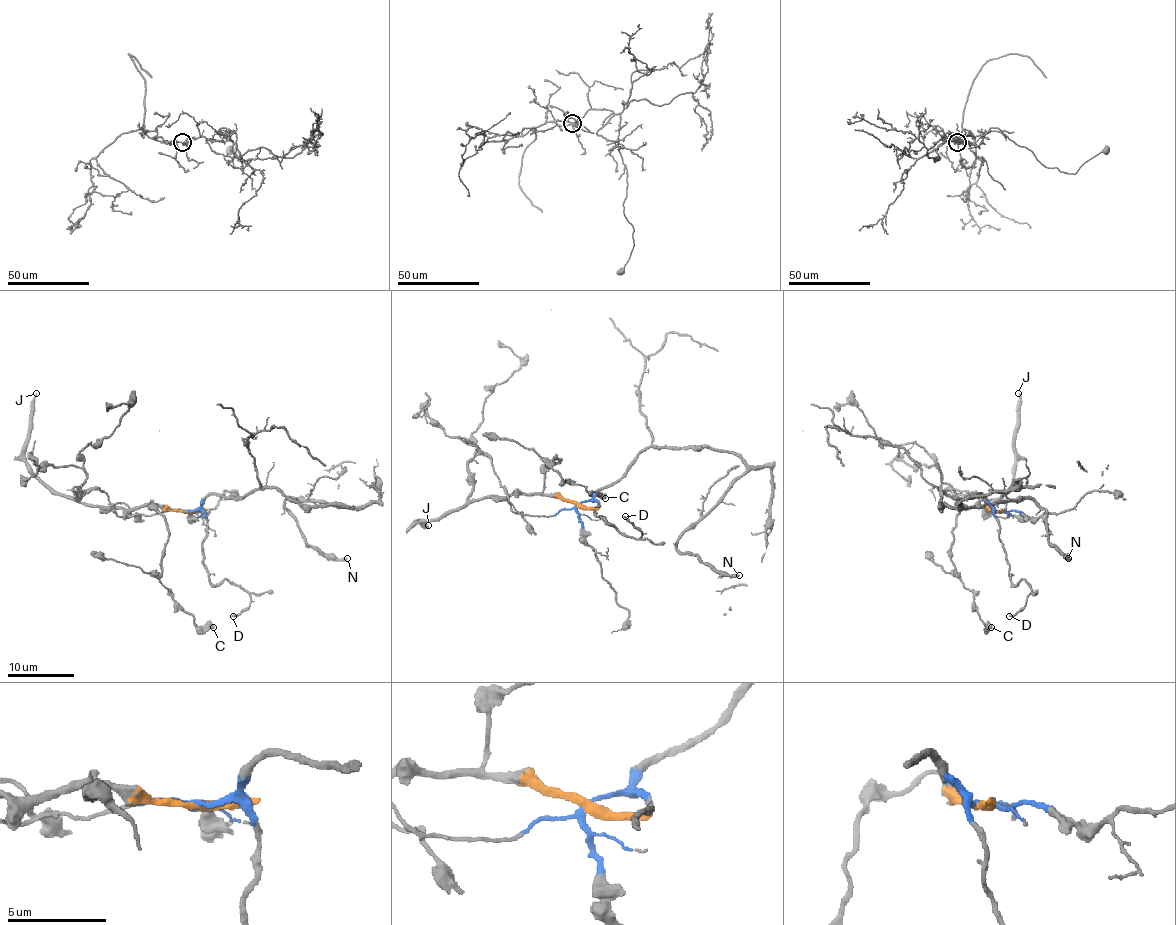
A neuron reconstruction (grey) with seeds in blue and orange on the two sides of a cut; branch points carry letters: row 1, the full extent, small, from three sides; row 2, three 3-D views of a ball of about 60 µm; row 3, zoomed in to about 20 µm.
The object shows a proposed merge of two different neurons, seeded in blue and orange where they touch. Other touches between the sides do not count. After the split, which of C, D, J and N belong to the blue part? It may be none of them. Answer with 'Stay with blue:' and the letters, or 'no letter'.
Stay with blue: D, N

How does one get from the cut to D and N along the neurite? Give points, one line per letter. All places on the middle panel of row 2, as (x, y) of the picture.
D: (577, 505), (591, 500), (599, 505), (594, 513), (597, 516), (637, 538), (642, 533), (624, 516)
N: (577, 505), (611, 486), (651, 446), (732, 451), (746, 471), (686, 530), (677, 548), (717, 571), (739, 575)

